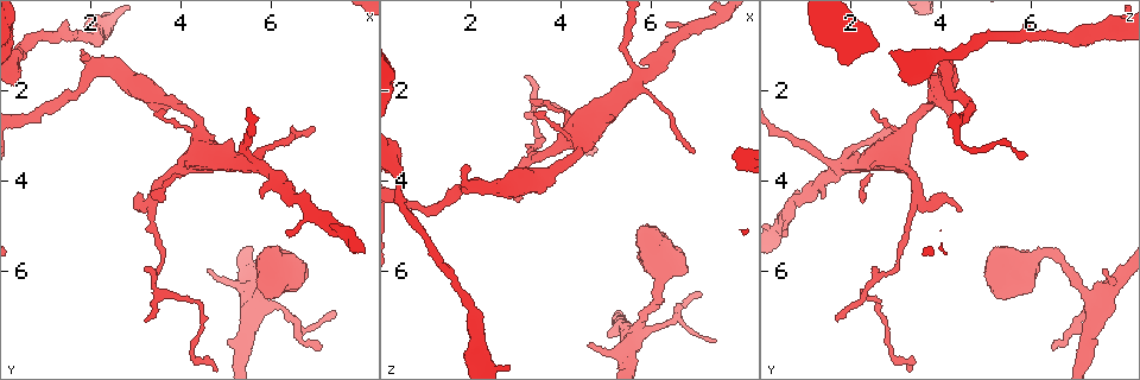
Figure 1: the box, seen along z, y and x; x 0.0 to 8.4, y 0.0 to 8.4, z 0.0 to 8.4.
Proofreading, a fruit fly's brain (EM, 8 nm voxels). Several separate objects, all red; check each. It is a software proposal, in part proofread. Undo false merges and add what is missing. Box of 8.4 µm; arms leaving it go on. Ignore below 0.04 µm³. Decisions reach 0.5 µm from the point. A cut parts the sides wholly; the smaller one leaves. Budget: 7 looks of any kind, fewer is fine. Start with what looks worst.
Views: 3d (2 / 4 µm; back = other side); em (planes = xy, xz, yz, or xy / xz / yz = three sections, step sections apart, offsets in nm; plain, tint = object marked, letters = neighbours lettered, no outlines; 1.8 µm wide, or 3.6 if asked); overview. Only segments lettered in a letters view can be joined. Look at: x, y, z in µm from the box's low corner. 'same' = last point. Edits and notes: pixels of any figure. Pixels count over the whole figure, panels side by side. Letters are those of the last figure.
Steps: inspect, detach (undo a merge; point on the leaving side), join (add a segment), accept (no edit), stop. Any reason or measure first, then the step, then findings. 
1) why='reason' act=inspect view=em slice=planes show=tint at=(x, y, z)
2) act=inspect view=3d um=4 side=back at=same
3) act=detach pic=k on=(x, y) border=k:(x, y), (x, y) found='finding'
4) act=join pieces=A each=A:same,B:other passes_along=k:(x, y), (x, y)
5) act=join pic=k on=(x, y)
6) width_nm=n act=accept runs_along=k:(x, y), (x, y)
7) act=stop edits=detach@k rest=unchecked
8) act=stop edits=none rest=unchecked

why='branch stops here' act=inspect view=em slice=planes show=letters at=(4.65, 6.05, 7.55)

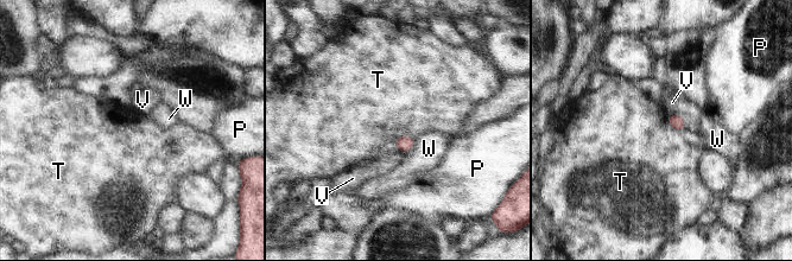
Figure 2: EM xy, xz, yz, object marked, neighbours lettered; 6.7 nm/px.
width_nm=100 act=accept each=P:other,T:other,V:other,W:other found='no lettered segment goes on from it'

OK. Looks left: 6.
why='an open end' act=inspect view=em slice=planes show=plain at=(3.05, 4.65, 4.45)

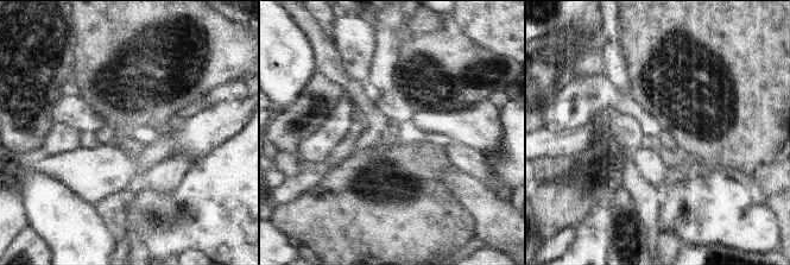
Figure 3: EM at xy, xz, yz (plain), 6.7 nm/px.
why='see the neighbours' act=inspect view=em slice=planes show=letters at=same

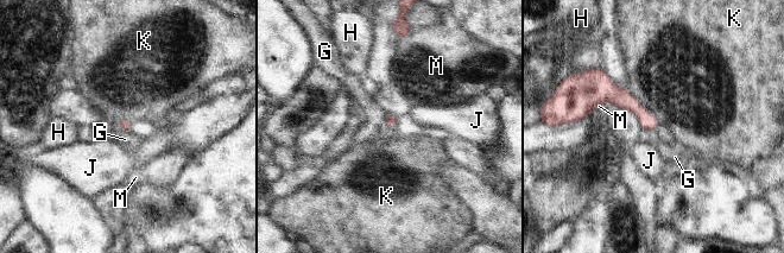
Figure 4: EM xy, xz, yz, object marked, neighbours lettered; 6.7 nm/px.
act=accept each=G:other,H:other,J:other,K:other,M:other runs_along=4:(587, 109), (618, 96), (655, 125) found='no lettered segment goes on from it'

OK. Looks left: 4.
act=inspect view=3d um=4 at=(5.75, 3.65, 1.75)

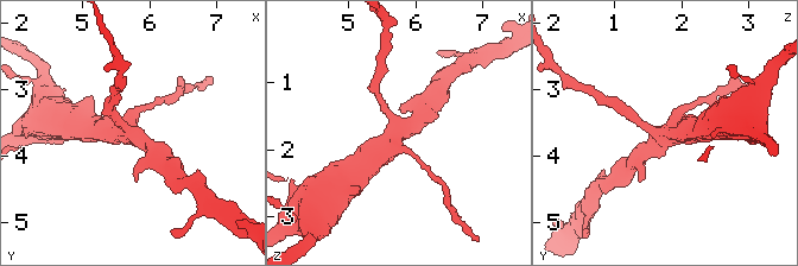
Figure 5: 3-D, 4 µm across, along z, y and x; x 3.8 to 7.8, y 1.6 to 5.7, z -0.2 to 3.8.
why='now the EM' act=inspect view=em slice=xy step=8 show=tint at=(5.75, 3.70, 1.75)

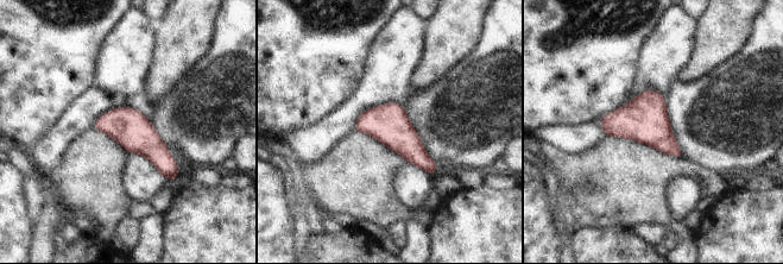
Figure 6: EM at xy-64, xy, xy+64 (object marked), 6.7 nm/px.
why='cut it another way' act=inspect view=em slice=planes show=letters at=same

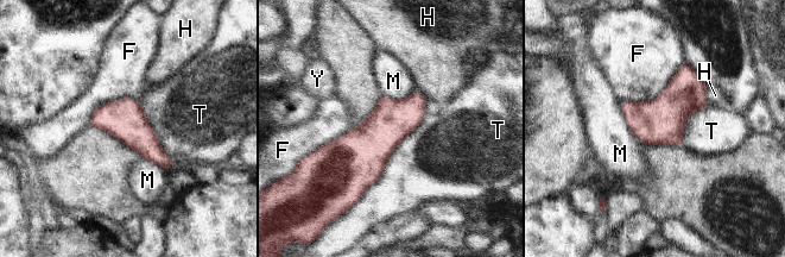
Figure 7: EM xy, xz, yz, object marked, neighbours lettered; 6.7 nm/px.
width_nm=280 act=accept each=F:other,H:other,M:other,T:other,Y:other border=7:(425, 116), (356, 201) found='all the same cell'

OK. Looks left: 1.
act=stop edits=none rest=unchecked

